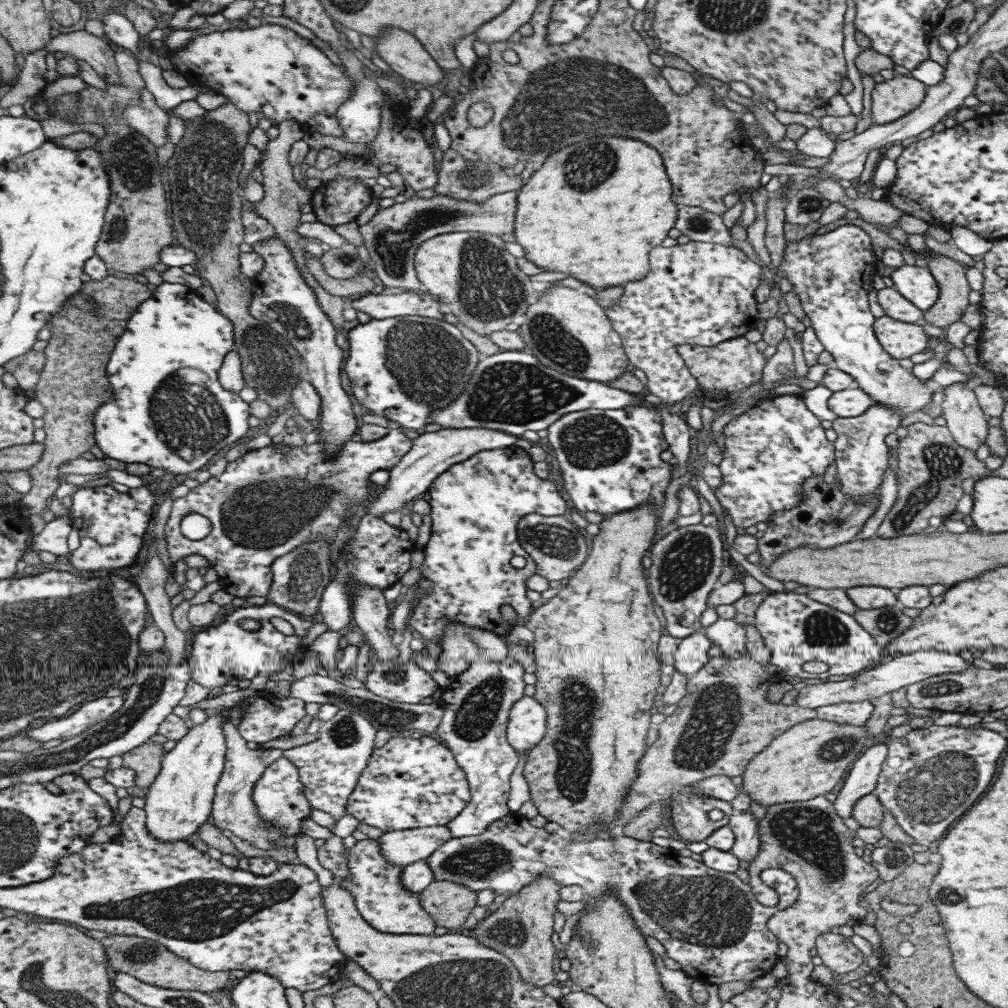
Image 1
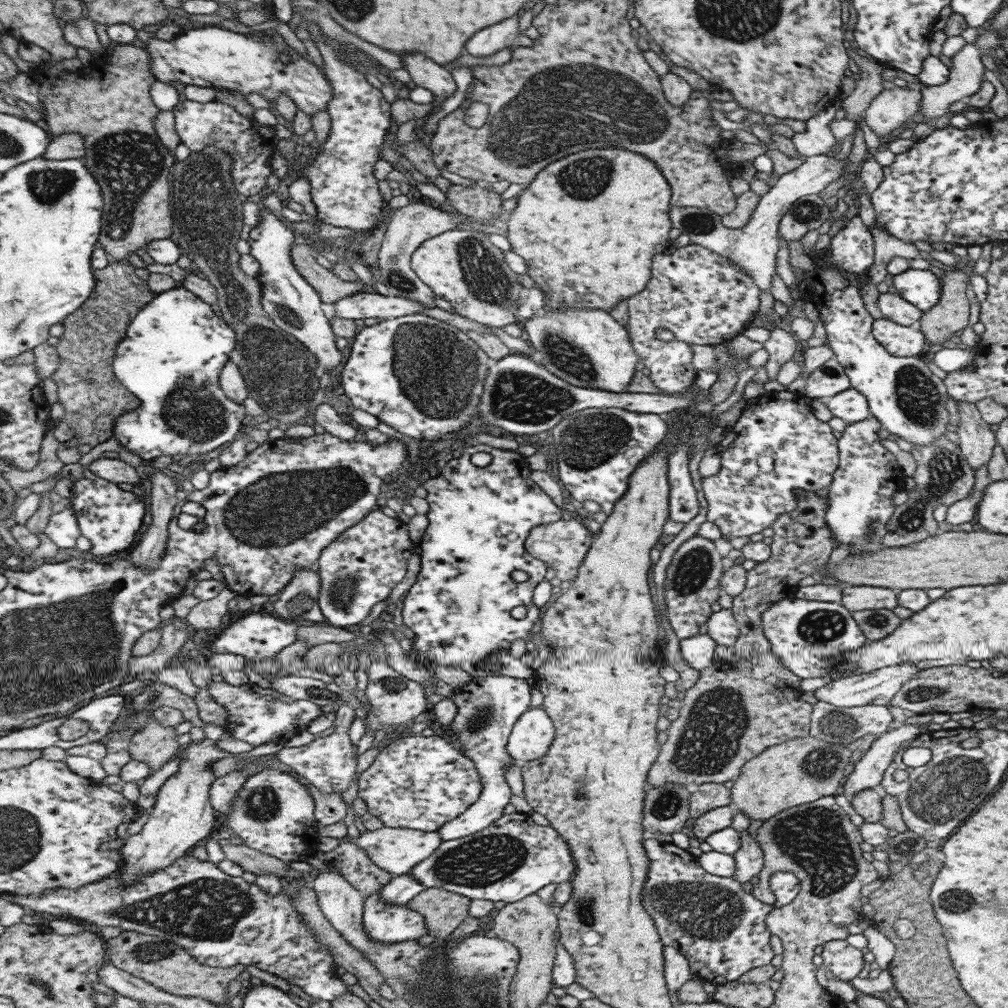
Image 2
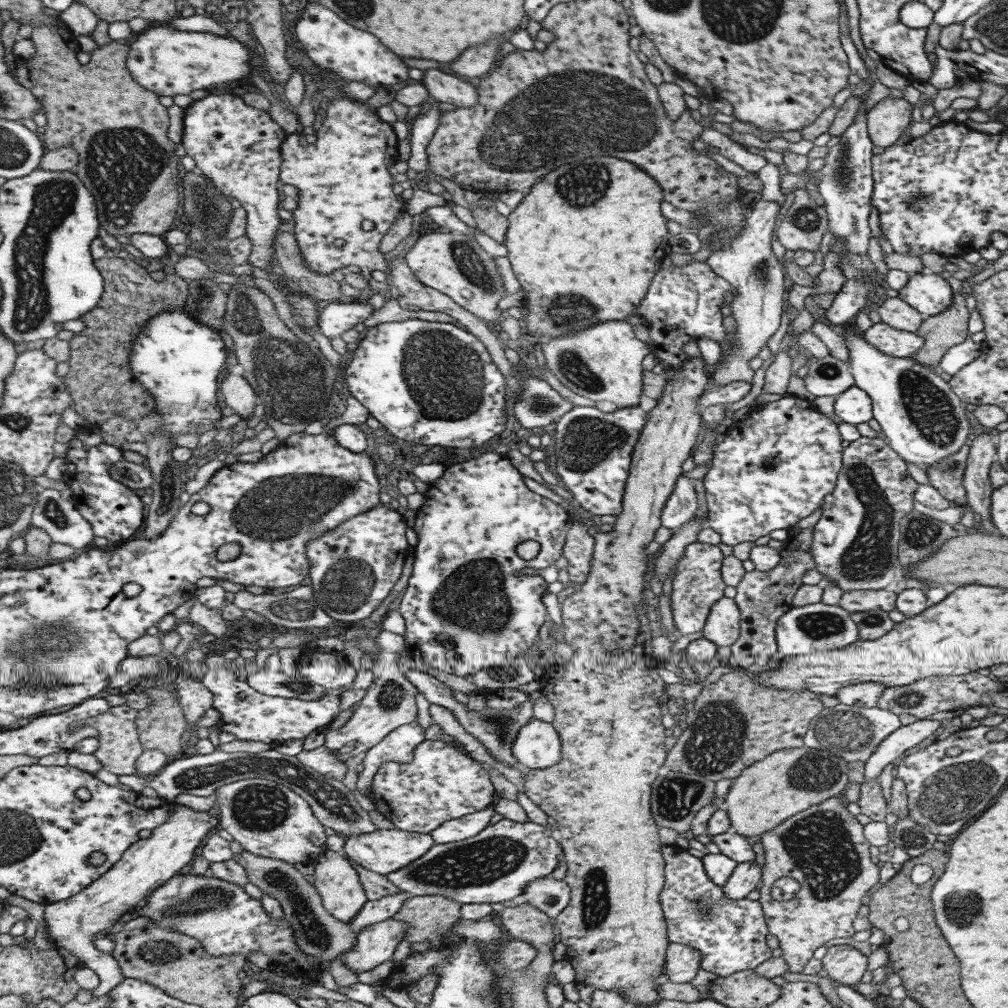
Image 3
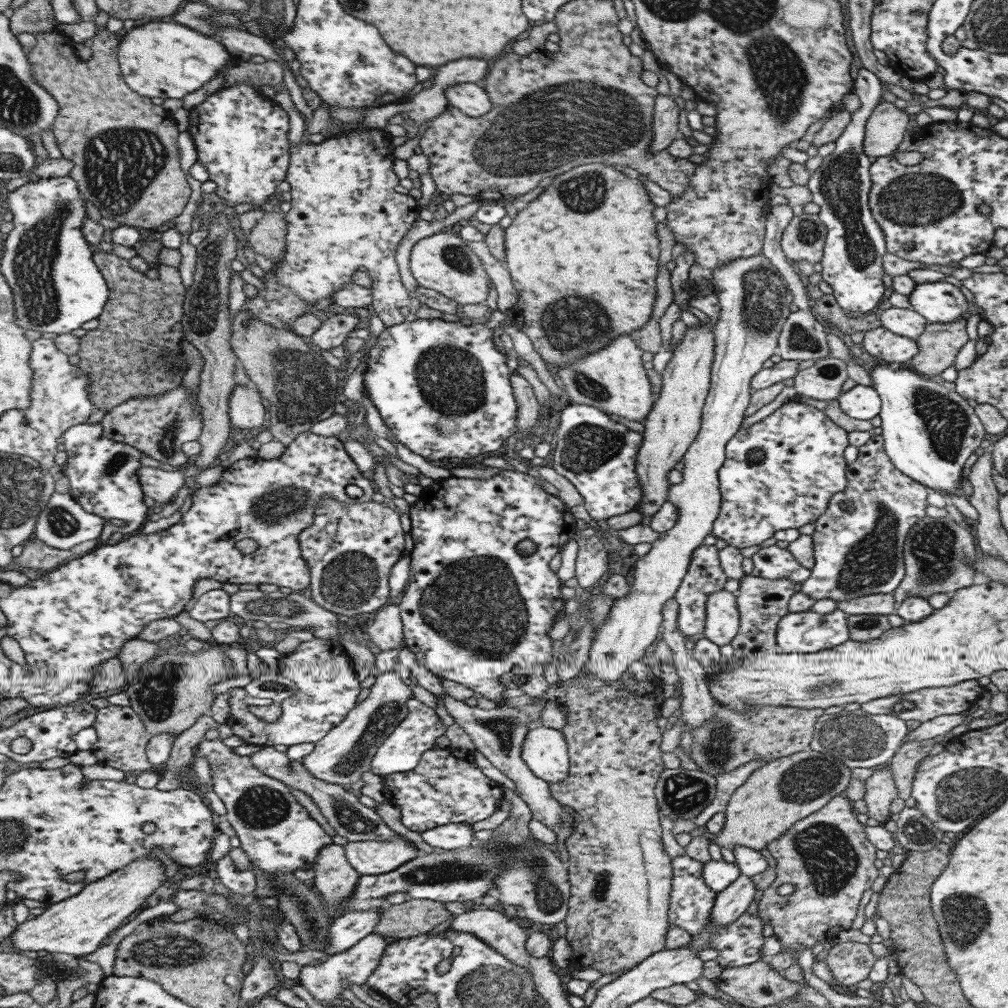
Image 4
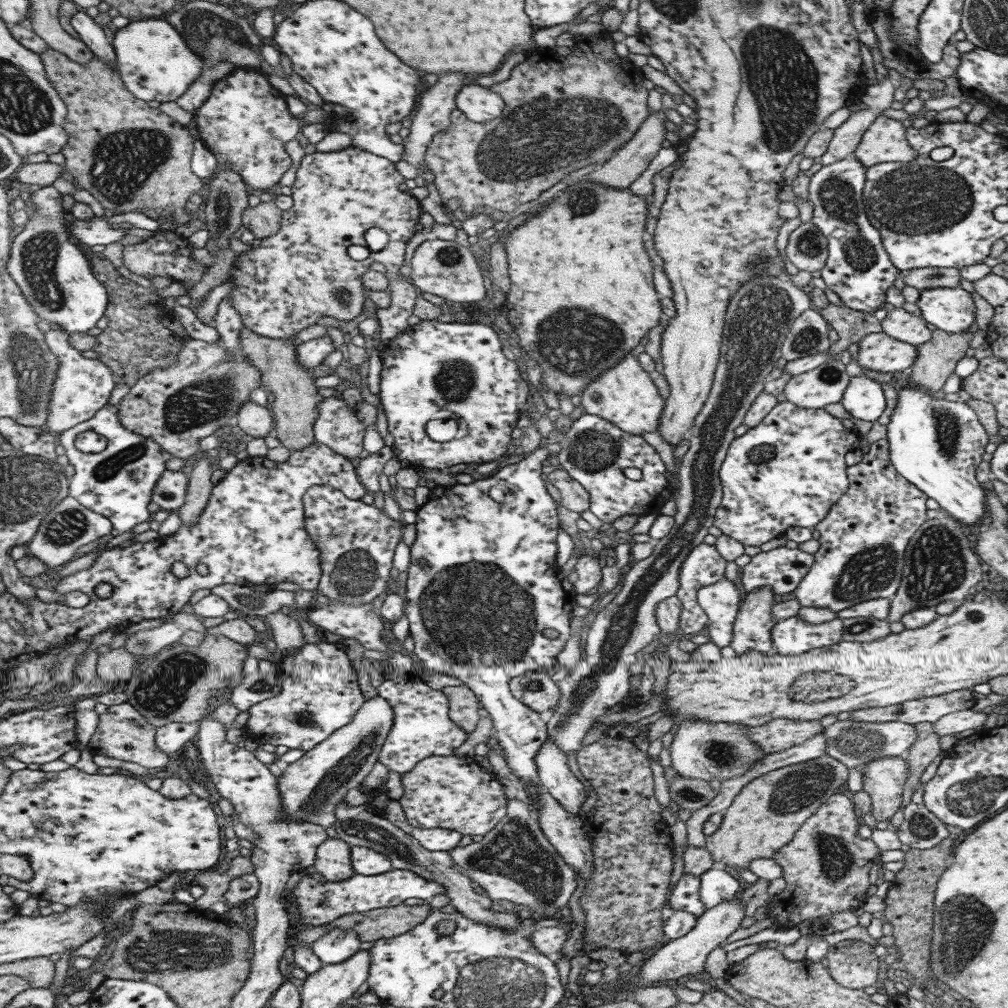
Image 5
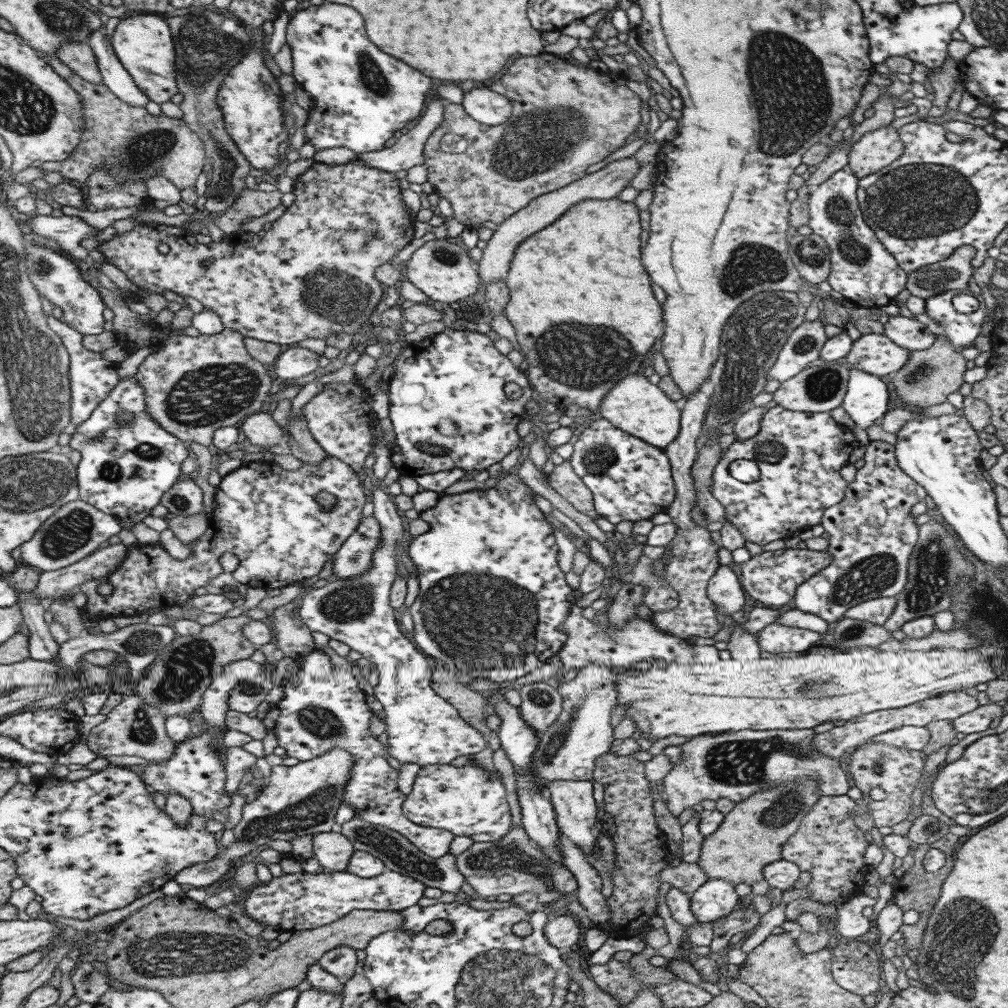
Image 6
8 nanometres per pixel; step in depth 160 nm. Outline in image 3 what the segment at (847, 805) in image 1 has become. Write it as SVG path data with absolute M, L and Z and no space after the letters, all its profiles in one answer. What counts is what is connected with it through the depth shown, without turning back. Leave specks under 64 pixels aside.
M919 718L913 724L899 726L895 732L891 732L891 735L885 736L877 746L877 750L864 762L864 780L876 778L884 766L895 762L895 759L909 748L918 747L919 742L932 735L941 724L941 721Z

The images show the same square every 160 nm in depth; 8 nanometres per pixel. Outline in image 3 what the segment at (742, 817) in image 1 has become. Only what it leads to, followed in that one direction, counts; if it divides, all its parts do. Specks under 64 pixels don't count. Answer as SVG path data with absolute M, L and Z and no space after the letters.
M755 861L736 863L729 878L723 884L724 895L731 900L745 898L761 880L760 867Z

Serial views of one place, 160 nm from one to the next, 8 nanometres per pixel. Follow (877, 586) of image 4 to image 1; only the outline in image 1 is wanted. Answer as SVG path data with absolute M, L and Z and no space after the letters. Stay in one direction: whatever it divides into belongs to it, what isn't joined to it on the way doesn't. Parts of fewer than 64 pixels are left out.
M871 402L863 414L854 417L835 417L831 428L835 431L833 450L836 475L840 489L852 501L868 501L879 491L883 471L888 468L887 447L883 438L891 434L901 422L900 416L887 405Z

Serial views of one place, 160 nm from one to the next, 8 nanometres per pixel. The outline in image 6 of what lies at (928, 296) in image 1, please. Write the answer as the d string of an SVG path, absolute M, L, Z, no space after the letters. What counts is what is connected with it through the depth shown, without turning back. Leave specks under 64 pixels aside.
M946 290L930 296L924 300L924 309L925 315L935 321L937 326L943 330L942 335L959 350L977 338L985 312L982 296L972 294L979 302L978 309L968 315L959 314L951 305L951 297L956 293L954 290Z

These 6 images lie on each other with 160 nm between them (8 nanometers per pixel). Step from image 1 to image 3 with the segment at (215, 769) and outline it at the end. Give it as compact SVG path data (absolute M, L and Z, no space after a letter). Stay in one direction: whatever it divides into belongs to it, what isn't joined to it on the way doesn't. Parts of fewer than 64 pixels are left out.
M173 804L168 819L152 828L148 838L139 838L130 844L119 860L97 880L65 900L44 905L43 922L47 929L47 940L55 948L65 948L72 952L83 966L95 972L98 985L91 990L94 999L108 994L114 986L124 979L117 961L107 953L95 949L95 935L104 936L115 920L135 905L142 905L144 900L165 880L185 866L193 858L195 848L206 835L216 830L216 820L207 812L195 812L187 806Z

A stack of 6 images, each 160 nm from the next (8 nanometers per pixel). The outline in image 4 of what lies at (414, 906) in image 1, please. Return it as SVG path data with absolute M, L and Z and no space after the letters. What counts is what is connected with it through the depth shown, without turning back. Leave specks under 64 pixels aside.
M369 933L351 948L327 956L319 965L301 967L297 983L303 986L321 1006L327 1007L333 998L341 996L340 992L347 988L348 982L361 985L367 980L367 977L377 968L385 947L387 942L383 936Z

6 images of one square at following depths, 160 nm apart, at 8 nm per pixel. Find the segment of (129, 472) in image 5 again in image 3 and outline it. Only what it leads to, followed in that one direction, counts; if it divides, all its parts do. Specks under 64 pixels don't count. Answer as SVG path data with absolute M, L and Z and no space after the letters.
M75 436L67 445L63 458L65 472L62 473L62 480L71 490L70 498L77 512L90 524L93 534L108 539L110 545L129 539L143 522L143 503L131 488L109 476L109 466L123 461L122 451L103 443L85 447Z

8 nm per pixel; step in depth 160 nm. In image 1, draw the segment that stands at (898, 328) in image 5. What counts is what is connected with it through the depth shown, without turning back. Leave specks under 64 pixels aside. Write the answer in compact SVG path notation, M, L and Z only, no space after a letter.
M893 287L881 288L875 296L882 312L888 318L907 324L921 322L923 311L903 298Z

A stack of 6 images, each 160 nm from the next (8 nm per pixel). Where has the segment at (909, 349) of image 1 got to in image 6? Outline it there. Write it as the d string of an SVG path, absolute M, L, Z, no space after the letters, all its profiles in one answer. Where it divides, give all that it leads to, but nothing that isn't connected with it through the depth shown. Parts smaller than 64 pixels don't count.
M865 334L851 343L844 357L850 368L881 377L899 370L910 353L883 334Z

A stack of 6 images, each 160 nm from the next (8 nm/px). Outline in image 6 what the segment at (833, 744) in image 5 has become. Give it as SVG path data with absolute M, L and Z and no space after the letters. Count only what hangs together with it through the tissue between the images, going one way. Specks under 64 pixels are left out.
M901 726L897 730L889 730L883 734L877 734L869 738L869 743L883 743L893 747L921 752L922 748L929 743L929 731L919 726Z

